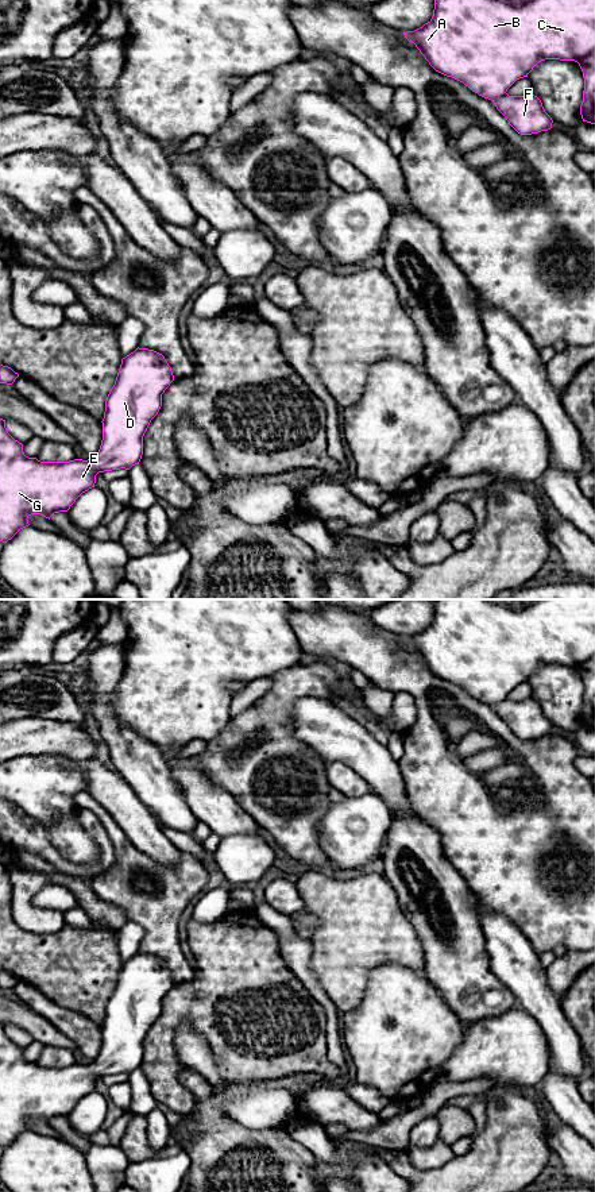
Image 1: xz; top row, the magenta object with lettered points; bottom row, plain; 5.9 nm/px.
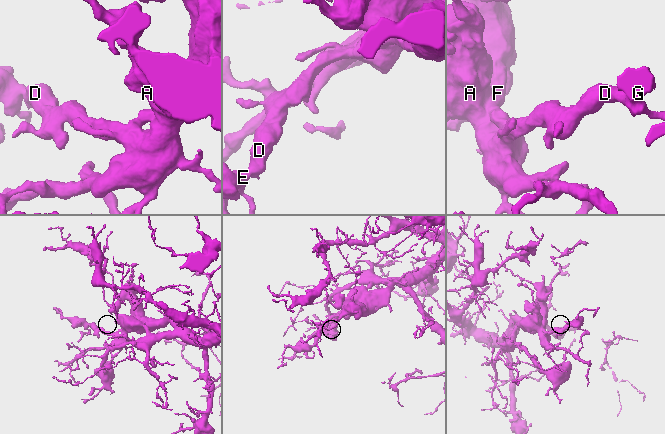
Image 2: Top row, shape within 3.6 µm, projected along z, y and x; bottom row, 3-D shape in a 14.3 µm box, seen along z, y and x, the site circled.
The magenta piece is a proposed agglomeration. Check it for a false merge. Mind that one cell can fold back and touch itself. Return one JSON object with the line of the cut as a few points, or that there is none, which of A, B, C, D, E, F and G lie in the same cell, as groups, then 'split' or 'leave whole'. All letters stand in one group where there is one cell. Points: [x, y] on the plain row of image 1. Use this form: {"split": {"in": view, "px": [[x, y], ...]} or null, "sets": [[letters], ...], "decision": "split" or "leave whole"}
{"split": null, "sets": [["A", "B", "C", "D", "E", "F", "G"]], "decision": "leave whole"}

